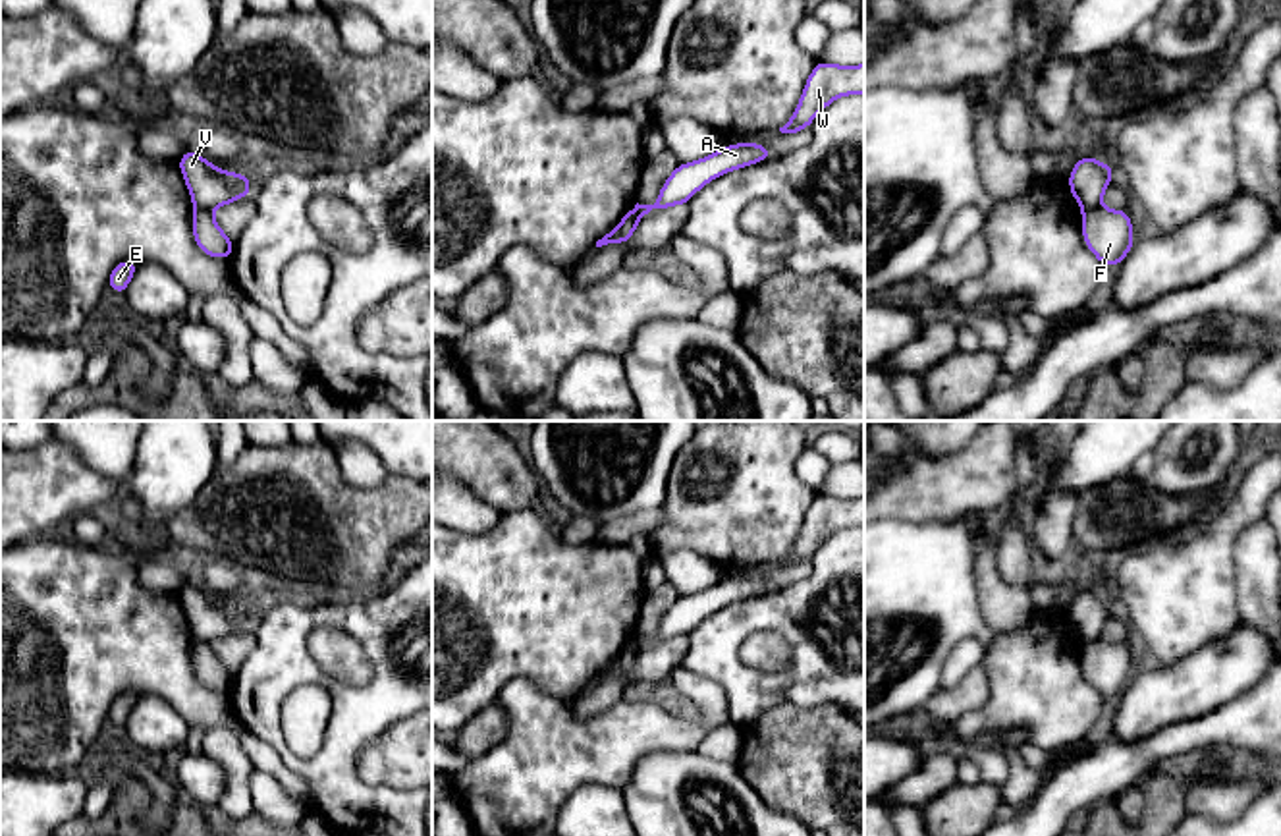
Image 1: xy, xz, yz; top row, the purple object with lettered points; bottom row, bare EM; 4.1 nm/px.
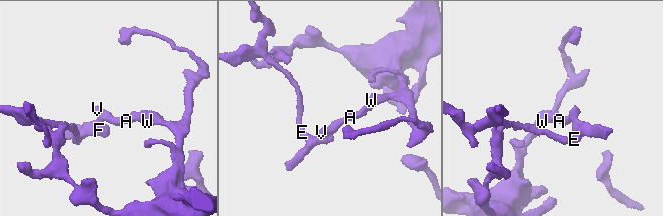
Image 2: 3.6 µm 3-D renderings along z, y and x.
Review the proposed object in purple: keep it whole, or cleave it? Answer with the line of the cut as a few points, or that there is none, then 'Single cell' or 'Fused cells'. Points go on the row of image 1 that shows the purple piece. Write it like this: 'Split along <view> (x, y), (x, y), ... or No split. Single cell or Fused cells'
Split along xy (195, 205), (209, 211). Fused cells

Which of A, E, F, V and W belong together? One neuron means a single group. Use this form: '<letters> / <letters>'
A V W / E F

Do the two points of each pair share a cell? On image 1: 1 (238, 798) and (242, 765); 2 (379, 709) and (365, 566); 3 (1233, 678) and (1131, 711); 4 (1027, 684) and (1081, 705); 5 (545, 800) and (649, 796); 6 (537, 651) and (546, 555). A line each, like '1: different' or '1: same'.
1: same
2: different
3: same
4: same
5: different
6: same

